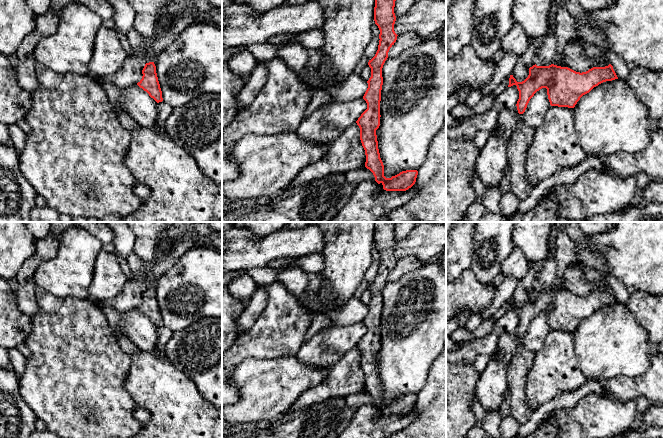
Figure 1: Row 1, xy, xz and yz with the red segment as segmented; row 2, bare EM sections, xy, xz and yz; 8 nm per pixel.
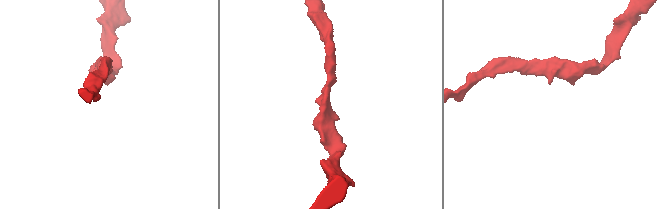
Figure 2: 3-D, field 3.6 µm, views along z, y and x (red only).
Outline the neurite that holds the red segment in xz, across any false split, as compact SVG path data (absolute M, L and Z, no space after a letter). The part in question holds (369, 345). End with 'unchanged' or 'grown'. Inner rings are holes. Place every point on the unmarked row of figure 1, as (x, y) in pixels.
M375 222L374 245L380 254L379 258L380 264L378 274L375 280L368 286L368 289L371 292L371 301L367 305L368 312L363 320L363 323L367 327L367 333L361 338L356 347L360 352L360 364L365 374L366 379L365 391L373 397L375 405L378 408L381 407L383 409L383 413L386 415L406 415L415 408L418 395L406 394L400 396L395 400L392 400L391 402L386 402L384 400L384 389L380 382L377 359L376 359L376 354L380 350L380 341L381 341L380 325L381 325L381 314L383 309L382 292L385 285L388 282L388 276L396 266L398 260L394 255L394 248L396 245L396 240L394 237L395 225L396 224L394 222Z; unchanged

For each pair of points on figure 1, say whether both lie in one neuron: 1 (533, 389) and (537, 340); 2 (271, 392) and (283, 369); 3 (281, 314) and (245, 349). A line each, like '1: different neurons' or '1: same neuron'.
1: different neurons
2: same neuron
3: same neuron

